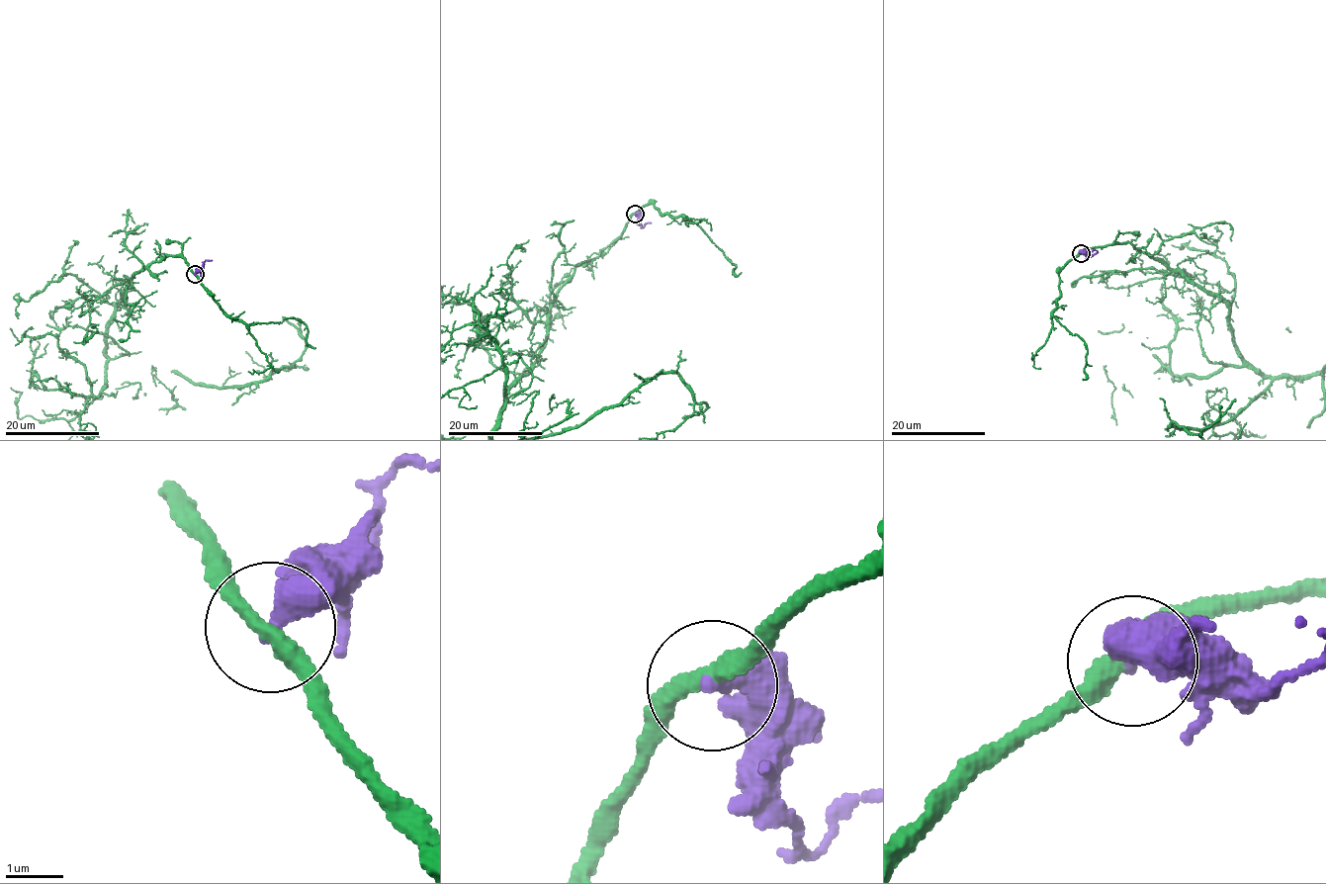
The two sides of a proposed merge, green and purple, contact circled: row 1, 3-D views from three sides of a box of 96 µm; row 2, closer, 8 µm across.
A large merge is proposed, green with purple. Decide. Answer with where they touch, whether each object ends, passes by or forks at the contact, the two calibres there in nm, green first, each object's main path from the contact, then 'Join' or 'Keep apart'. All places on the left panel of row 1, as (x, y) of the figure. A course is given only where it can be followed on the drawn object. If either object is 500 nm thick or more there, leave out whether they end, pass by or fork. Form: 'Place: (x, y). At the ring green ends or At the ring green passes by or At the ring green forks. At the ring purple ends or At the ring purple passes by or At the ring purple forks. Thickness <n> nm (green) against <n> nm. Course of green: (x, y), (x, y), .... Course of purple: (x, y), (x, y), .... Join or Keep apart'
Place: (195, 274). At the ring green passes by. At the ring purple ends. Thickness 280 nm (green) against 440 nm. Course of purple: (195, 274), (207, 259), (212, 260). Keep apart

